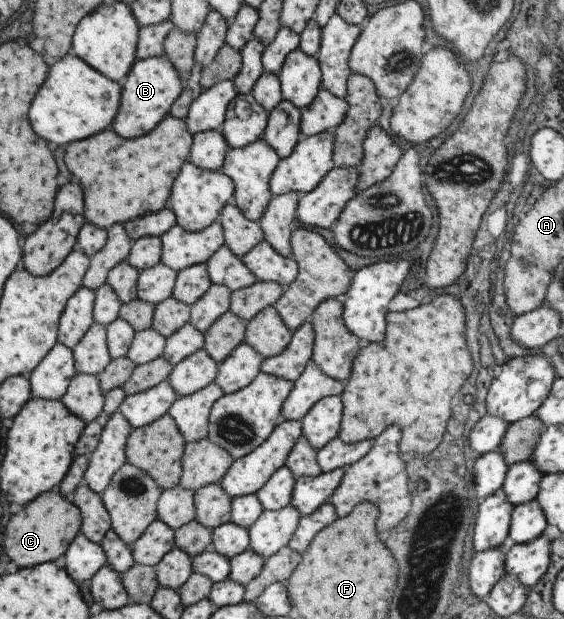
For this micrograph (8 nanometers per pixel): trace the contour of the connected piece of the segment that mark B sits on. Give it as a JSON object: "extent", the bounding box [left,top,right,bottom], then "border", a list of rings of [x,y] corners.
{"extent":[110,56,183,139],"border":[[[167,56],[135,59],[129,73],[121,82],[120,102],[110,123],[111,129],[125,139],[135,139],[148,134],[157,123],[169,115],[171,104],[179,97],[183,85],[178,71]]]}

